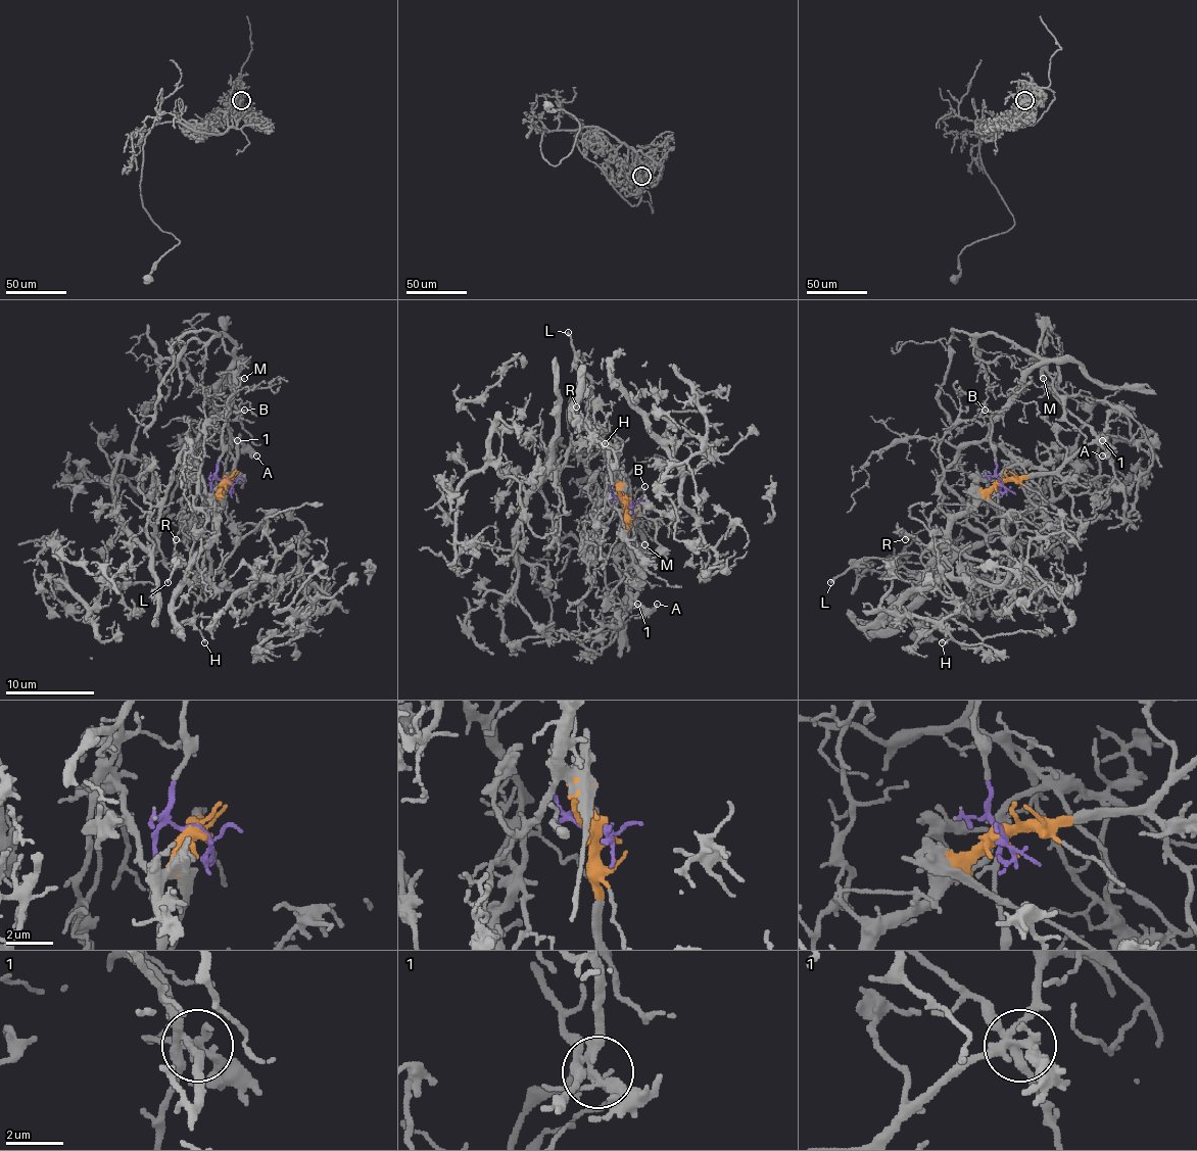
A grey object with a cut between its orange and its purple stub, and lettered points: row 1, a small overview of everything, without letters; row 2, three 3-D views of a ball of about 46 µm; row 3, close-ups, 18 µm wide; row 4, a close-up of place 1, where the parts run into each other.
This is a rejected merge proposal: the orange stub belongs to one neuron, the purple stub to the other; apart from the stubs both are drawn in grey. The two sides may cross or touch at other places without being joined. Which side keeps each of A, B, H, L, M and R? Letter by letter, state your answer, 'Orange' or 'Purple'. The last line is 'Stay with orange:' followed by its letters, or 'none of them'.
A: Orange
B: Purple
H: Orange
L: Orange
M: Purple
R: Orange
Stay with orange: A, H, L, R

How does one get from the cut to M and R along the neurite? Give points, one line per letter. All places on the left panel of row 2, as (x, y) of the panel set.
M: (227, 478), (216, 474), (233, 375), (242, 362), (233, 369), (231, 382), (236, 384), (244, 378)
R: (227, 478), (213, 502), (216, 525), (210, 538), (186, 561), (178, 557), (176, 538)

